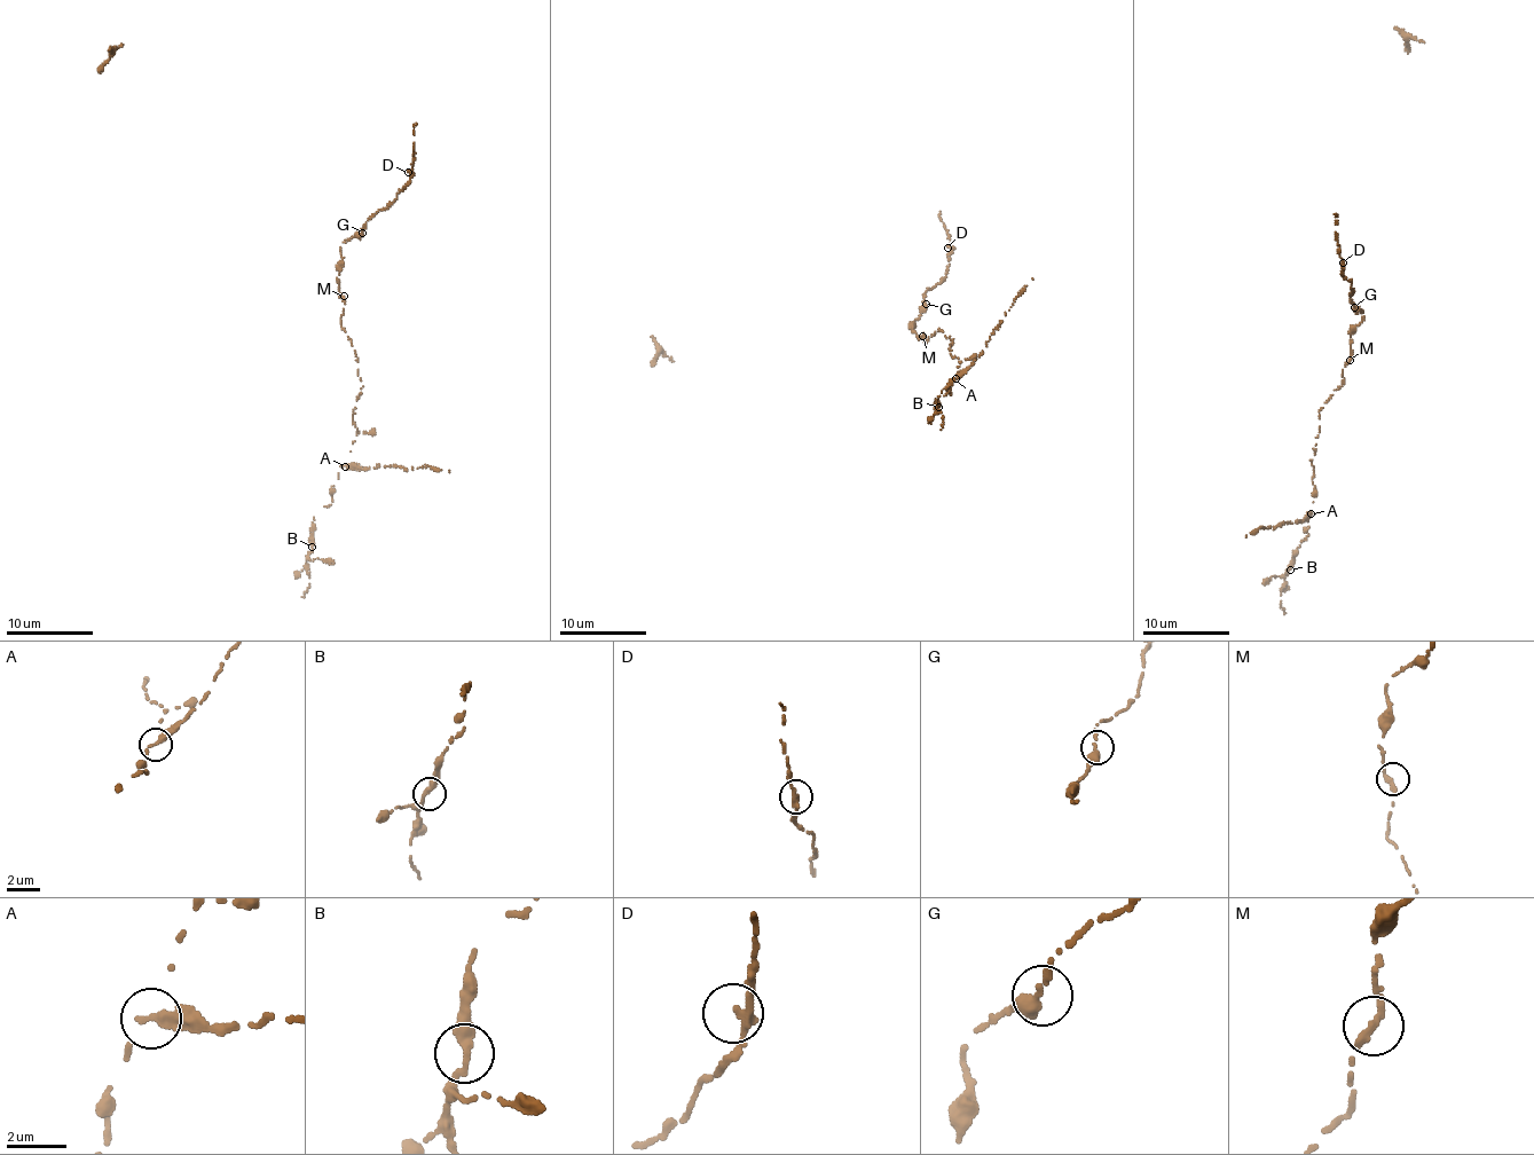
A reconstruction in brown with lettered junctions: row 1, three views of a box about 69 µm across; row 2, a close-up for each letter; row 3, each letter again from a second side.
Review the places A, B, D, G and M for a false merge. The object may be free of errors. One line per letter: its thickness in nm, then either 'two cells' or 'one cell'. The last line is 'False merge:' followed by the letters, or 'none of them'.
A: calibre 280 nm; two cells
B: calibre 300 nm; one cell
D: calibre 280 nm; one cell
G: calibre 280 nm; one cell
M: calibre 280 nm; one cell
False merge: A

